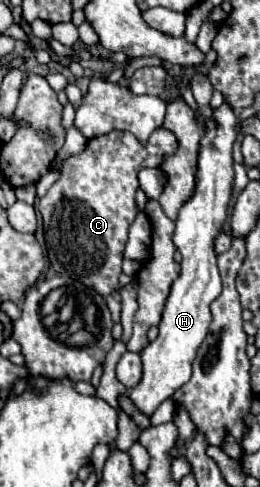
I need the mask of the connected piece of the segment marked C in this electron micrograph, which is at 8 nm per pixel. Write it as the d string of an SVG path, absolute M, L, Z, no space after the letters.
M165 127L155 129L147 143L139 143L139 139L135 139L135 135L131 135L129 131L115 129L115 131L109 131L107 135L89 139L81 155L69 157L61 165L61 179L53 183L47 195L41 197L39 201L39 211L41 211L43 227L45 227L47 255L53 269L61 277L77 279L83 285L95 289L103 297L119 289L117 277L121 275L127 233L137 213L141 213L141 209L135 203L135 191L139 189L137 175L143 167L159 167L167 155L175 153L175 147L179 147L175 135L171 135L171 131L167 131Z

